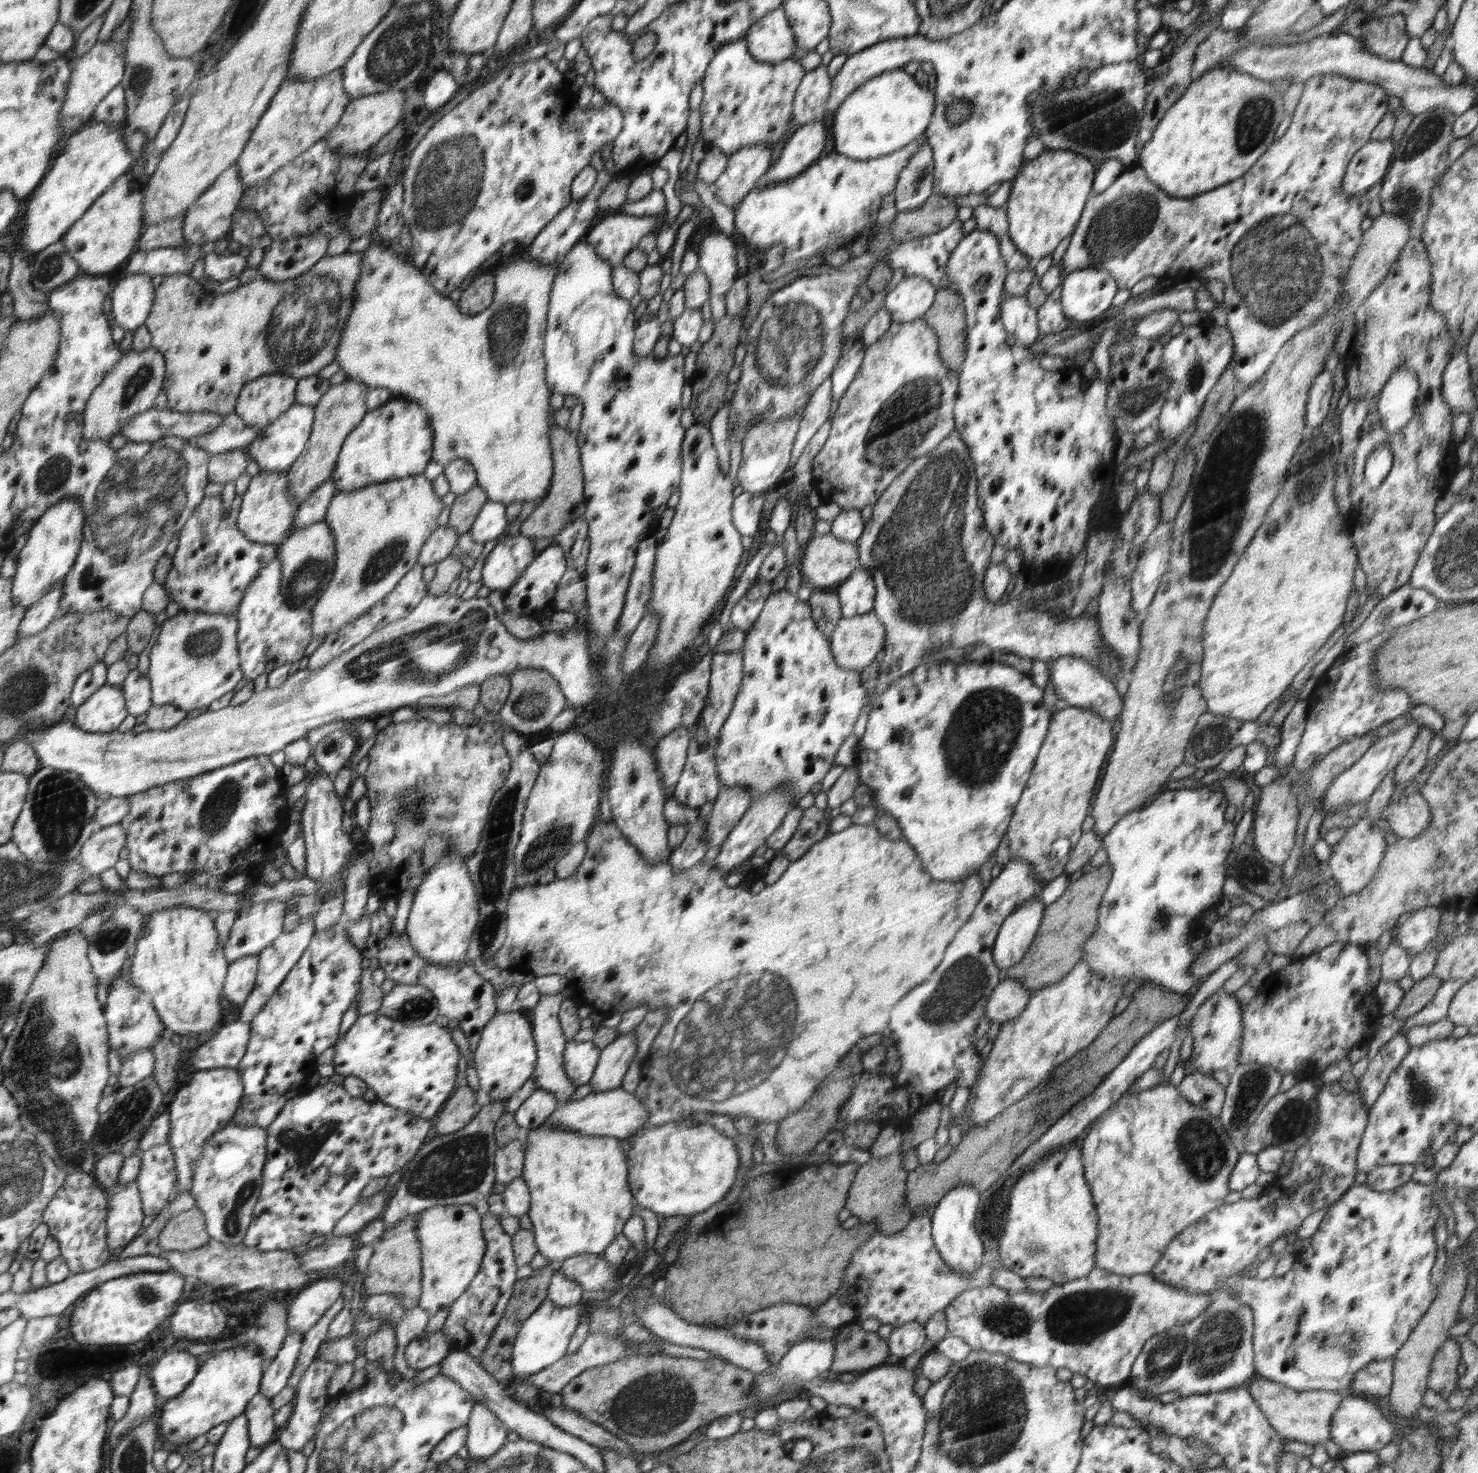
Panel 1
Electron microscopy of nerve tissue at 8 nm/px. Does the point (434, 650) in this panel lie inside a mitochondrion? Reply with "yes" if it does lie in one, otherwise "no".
yes

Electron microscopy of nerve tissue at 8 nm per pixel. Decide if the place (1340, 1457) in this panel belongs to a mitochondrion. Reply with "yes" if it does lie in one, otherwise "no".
no

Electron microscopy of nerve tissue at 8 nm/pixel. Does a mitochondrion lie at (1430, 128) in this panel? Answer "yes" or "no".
yes

